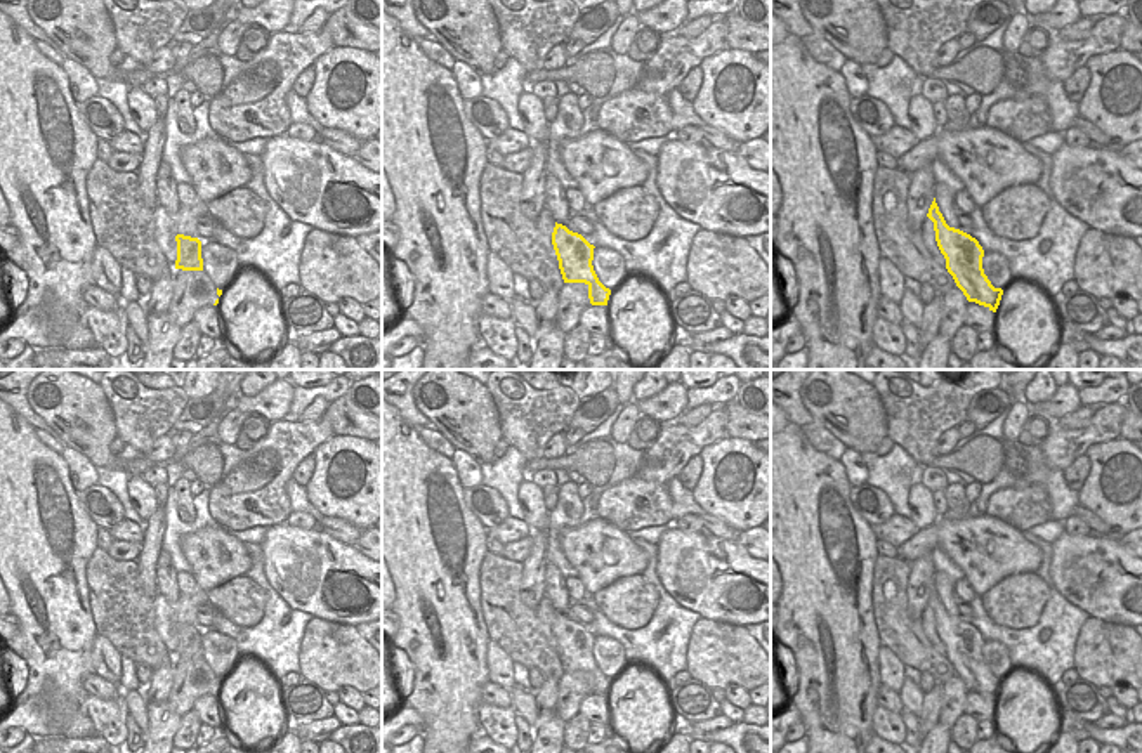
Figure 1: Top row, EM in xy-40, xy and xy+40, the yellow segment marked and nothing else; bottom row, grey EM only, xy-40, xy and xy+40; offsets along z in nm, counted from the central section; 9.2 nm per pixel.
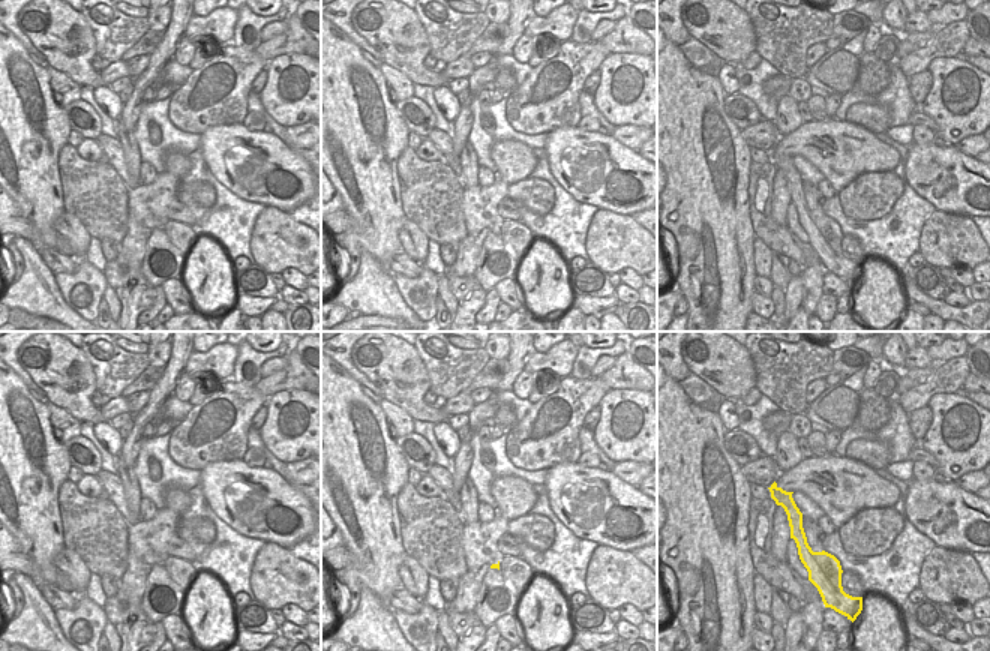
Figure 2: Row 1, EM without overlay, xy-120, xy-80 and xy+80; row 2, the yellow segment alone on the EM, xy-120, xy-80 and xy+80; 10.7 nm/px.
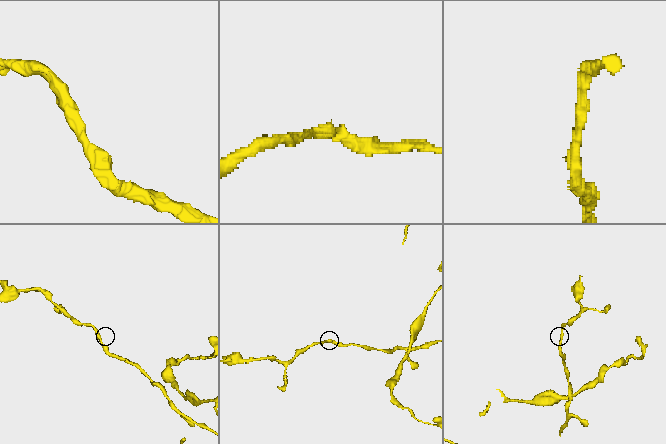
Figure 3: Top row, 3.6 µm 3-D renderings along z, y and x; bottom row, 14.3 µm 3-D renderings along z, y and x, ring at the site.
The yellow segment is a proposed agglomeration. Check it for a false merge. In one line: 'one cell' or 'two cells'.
two cells

